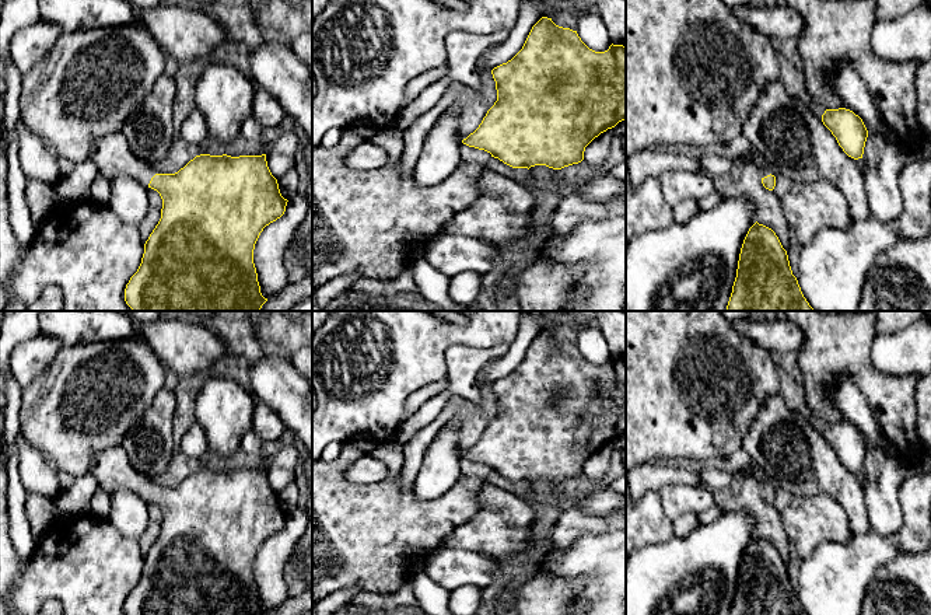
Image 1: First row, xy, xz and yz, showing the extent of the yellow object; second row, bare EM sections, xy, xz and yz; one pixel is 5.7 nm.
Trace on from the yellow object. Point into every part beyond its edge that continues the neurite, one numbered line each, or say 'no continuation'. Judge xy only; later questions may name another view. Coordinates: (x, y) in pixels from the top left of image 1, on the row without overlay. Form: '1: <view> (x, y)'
1: xy (112, 470)

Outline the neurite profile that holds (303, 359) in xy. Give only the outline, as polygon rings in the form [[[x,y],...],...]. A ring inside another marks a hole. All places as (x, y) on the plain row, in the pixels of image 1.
[[[305,346],[293,353],[293,363],[297,370],[307,378],[312,391],[312,346]]]

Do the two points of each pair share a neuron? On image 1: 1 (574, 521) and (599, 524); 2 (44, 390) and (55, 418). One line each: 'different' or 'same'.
1: same
2: same

